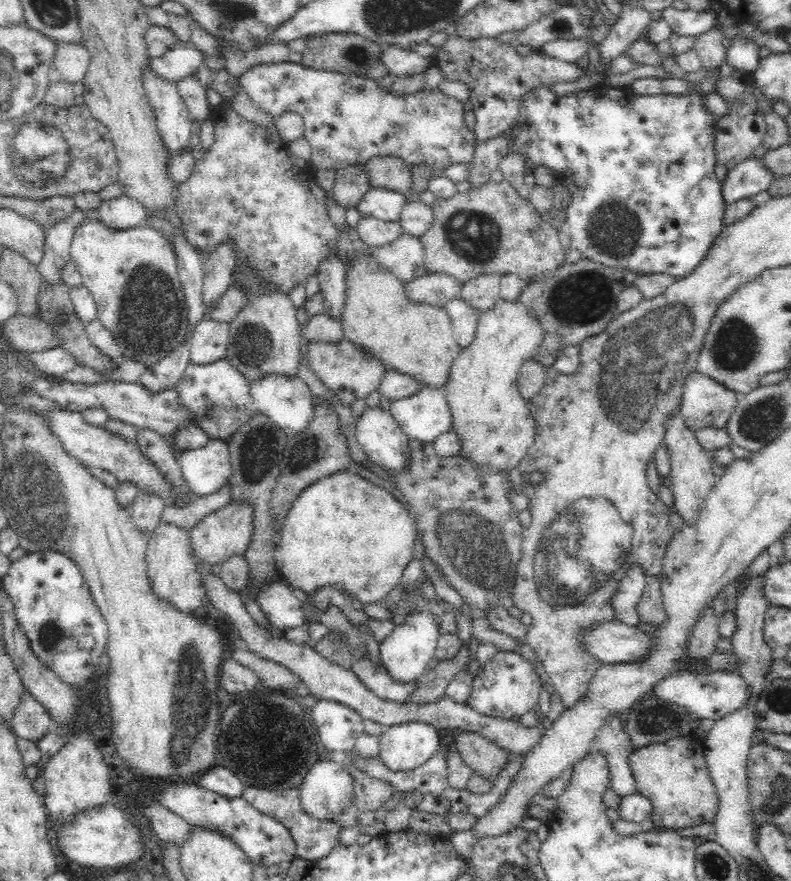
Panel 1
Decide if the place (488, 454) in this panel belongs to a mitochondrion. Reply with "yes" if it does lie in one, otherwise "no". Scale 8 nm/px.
no

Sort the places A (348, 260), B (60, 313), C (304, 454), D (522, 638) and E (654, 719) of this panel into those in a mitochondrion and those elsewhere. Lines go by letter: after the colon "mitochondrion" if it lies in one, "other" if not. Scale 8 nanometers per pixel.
A: other
B: mitochondrion
C: mitochondrion
D: other
E: mitochondrion

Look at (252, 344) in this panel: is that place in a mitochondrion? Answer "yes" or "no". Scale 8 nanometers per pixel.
yes

